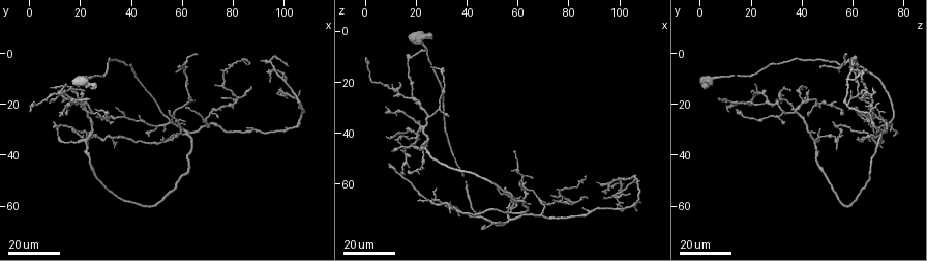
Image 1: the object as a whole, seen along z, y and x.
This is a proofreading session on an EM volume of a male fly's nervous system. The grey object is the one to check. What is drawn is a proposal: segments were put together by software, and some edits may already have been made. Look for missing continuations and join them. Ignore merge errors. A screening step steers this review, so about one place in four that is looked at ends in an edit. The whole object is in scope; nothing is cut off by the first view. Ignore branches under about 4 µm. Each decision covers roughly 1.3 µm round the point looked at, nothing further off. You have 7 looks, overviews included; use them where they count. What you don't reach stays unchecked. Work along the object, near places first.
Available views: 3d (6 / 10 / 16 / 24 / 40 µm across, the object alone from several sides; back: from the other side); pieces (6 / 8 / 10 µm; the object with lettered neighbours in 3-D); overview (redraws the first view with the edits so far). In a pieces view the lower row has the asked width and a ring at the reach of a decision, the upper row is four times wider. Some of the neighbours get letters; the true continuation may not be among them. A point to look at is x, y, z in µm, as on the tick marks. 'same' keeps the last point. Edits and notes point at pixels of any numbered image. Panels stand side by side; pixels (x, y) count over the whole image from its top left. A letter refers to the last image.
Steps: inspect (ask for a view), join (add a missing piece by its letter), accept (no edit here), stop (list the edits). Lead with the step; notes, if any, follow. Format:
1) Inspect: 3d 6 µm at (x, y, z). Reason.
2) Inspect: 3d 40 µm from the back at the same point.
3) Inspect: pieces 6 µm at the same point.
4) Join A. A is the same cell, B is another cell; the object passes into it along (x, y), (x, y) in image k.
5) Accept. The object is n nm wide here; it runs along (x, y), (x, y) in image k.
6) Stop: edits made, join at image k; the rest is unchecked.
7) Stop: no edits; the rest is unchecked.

Inspect: 3d 16 µm at (66, 1, 58). An open end.

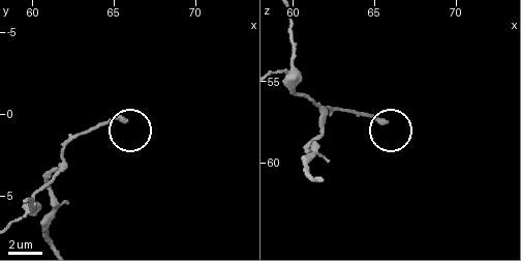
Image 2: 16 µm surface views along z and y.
Inspect: pieces 10 µm at (65.8, 0.5, 57.4).

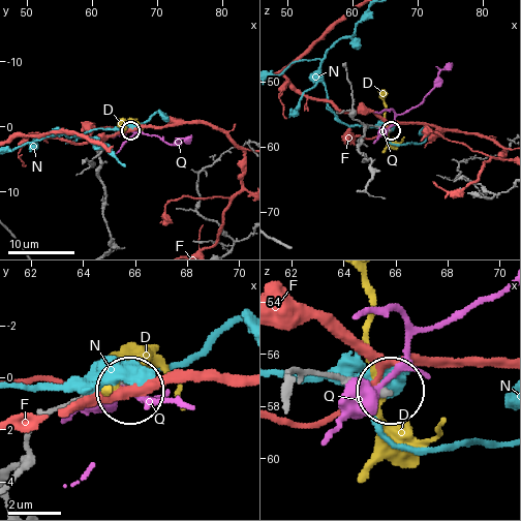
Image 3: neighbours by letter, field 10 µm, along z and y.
Accept. D, F, N and Q are other cells; it runs along (284, 386), (300, 372), (333, 372), (391, 390) in image 3; none of them fits.

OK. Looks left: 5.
Inspect: 3d 16 µm at (59, 5, 47). Stops while still wide.

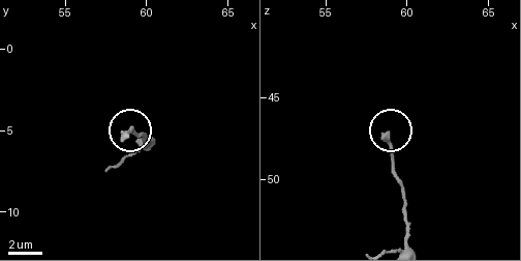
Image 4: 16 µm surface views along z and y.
Inspect: 3d 6 µm at (58.7, 5.2, 47.1).

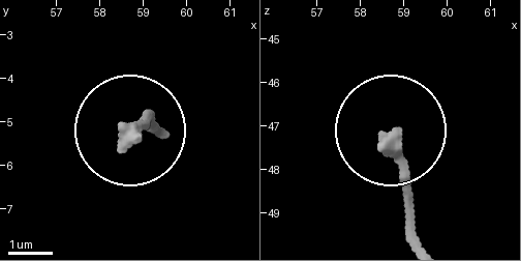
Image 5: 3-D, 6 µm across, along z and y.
Inspect: pieces 6 µm at (58.65, 5.35, 47.25).

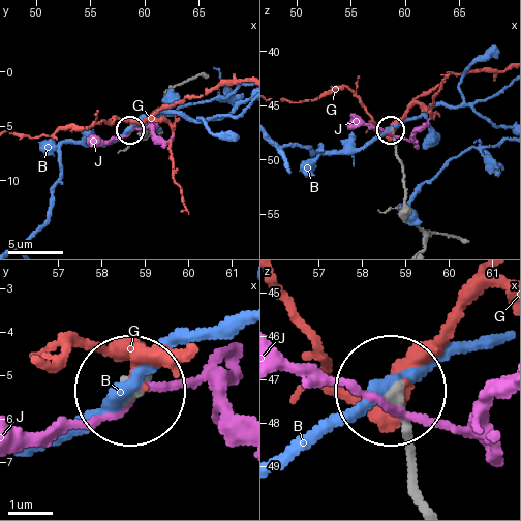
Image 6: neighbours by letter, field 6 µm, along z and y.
Accept. B, G and J are other cells; it runs along (422, 241), (419, 230), (405, 218), (402, 163), (392, 130) in image 6; none of them fits.

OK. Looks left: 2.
Inspect: 3d 24 µm at (10, 27, 53). End of a long branch.

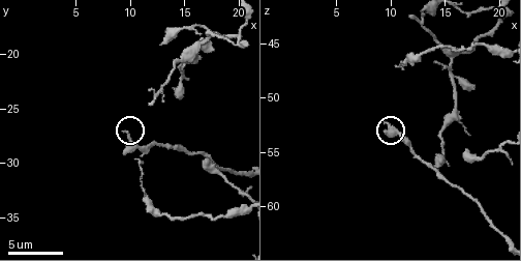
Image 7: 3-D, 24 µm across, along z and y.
Inspect: pieces 6 µm at (9.6, 27.0, 52.2). What lies round it.

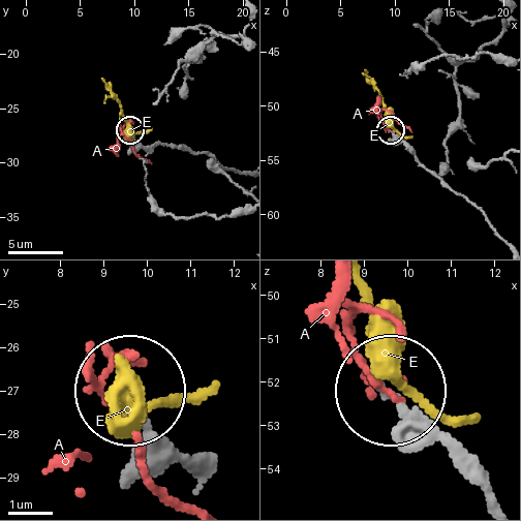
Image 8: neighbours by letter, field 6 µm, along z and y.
Accept. The object is 150 nm wide here; A and E are other cells; it runs along (501, 237), (480, 209), (429, 173), (391, 132) in image 8; no lettered piece goes on from it.

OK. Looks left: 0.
Stop: no edits; the rest is unchecked.

